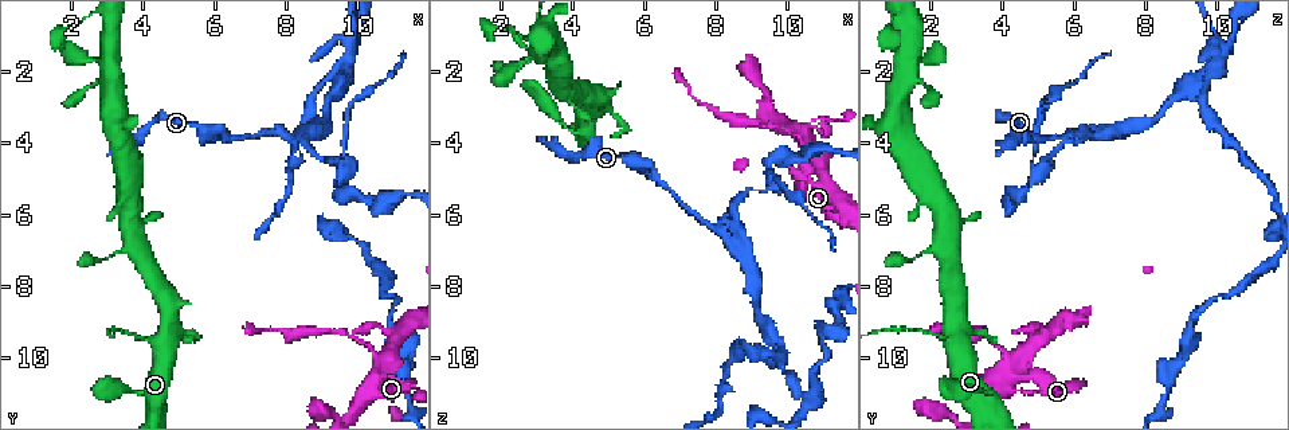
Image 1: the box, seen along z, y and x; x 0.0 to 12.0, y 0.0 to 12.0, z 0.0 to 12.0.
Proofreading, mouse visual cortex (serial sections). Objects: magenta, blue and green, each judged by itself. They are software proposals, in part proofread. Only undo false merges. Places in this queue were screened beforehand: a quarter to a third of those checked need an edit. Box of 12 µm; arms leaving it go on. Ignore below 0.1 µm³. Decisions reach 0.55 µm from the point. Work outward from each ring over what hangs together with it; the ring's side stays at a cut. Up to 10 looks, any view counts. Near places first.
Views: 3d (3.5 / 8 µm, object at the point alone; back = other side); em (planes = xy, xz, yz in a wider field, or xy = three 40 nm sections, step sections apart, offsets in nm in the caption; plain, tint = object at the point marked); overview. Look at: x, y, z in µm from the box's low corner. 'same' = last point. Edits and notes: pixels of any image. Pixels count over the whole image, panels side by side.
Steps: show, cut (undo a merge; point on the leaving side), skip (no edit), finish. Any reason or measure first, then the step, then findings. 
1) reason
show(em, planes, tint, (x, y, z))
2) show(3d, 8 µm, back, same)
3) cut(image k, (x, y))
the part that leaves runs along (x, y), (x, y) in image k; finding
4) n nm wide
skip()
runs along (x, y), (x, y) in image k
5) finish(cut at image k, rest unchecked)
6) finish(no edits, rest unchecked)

thick turns thin
show(3d, 3.5 µm, (10.3, 9.6, 3.8))

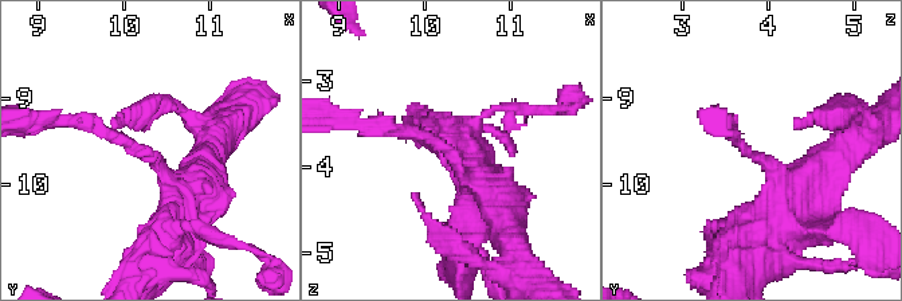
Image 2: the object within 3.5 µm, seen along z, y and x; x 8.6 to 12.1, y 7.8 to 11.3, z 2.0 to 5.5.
arms of 150, 450 nm; need the tissue
show(em, planes, tint, (10.30, 9.70, 3.90))

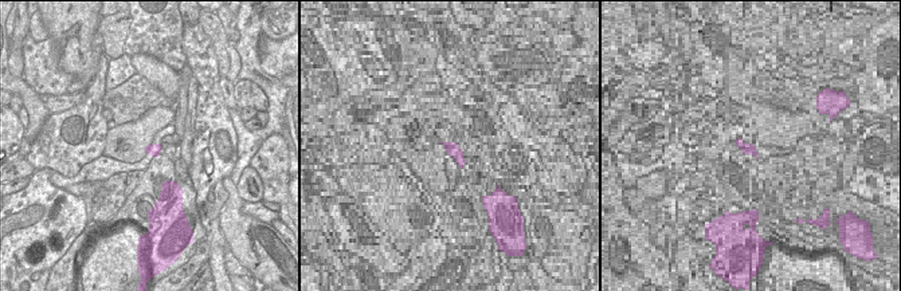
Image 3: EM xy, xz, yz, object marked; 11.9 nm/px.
cut(image 2, (109, 133))
the part that leaves runs along (141, 152), (79, 118), (38, 118) in image 2; two cells meet here

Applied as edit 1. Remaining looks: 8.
sudden change in width
show(3d, 3.5 µm, (3.8, 9.4, 2.2))

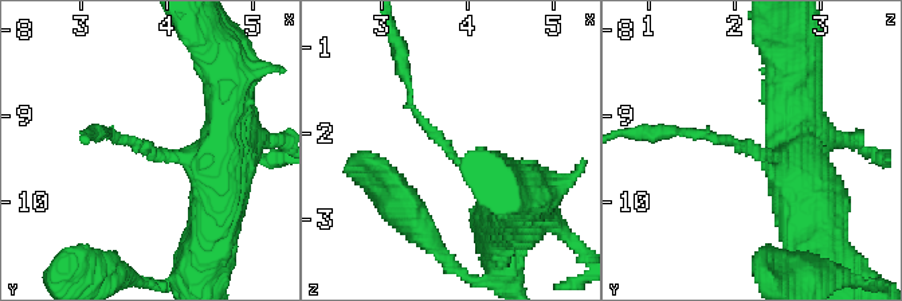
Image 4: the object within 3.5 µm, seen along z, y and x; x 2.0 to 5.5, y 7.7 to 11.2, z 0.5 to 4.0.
arms of 100, 350 nm; now the EM
show(em, xy, step 1, tint, (3.75, 9.35, 2.15))

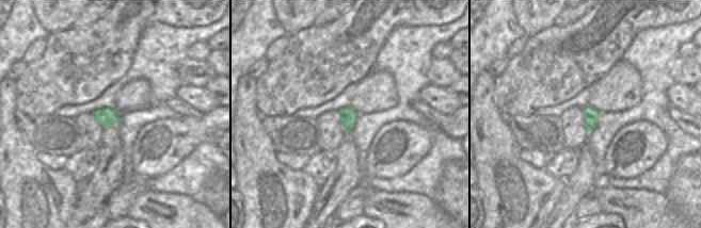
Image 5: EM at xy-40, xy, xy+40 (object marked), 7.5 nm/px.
skip()
runs along (522, 200), (453, 155), (415, 114), (403, 75) in image 4; continuous, no second cell

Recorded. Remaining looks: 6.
three-way junction
show(3d, 3.5 µm, (8.0, 3.7, 6.4))

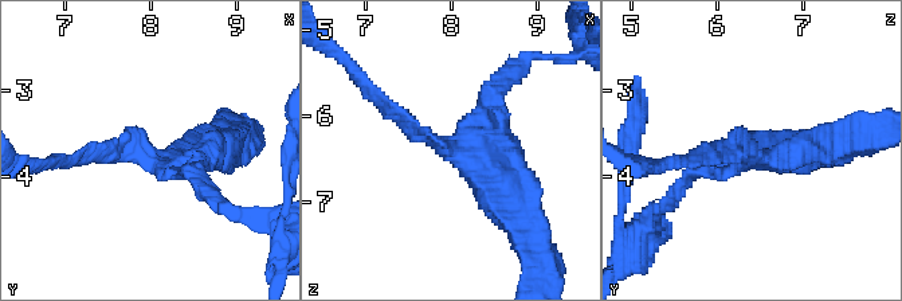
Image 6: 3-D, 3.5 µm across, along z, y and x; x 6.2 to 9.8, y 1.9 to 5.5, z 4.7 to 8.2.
now the EM
show(em, xy, step 3, tint, (7.90, 3.70, 6.30))

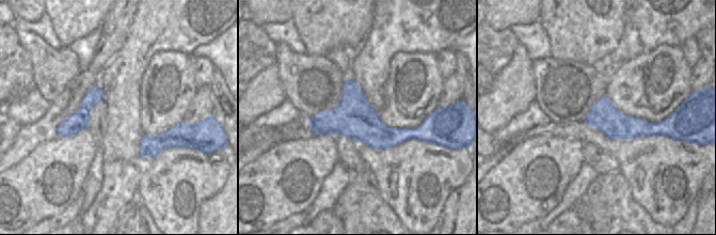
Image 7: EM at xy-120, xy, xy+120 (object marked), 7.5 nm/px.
arms of 150, 200, 250 nm
skip()
runs along (368, 90), (504, 210) in image 6; all the same cell

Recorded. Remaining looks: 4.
arms run side by side
show(3d, 3.5 µm, (9.8, 1.6, 10.1))

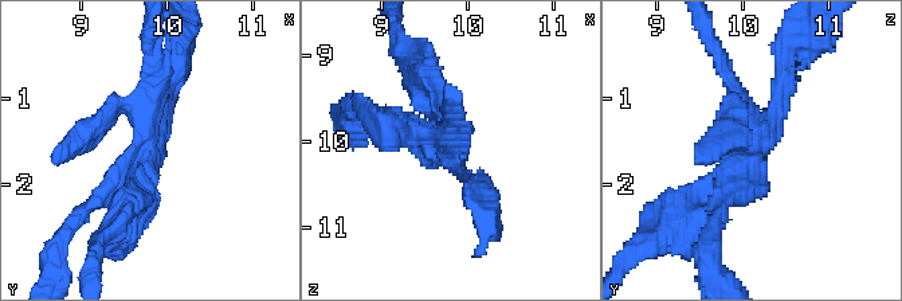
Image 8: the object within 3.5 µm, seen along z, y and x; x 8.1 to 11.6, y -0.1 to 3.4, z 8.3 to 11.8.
need the tissue
show(em, xy, step 2, tint, (9.80, 1.65, 10.10))

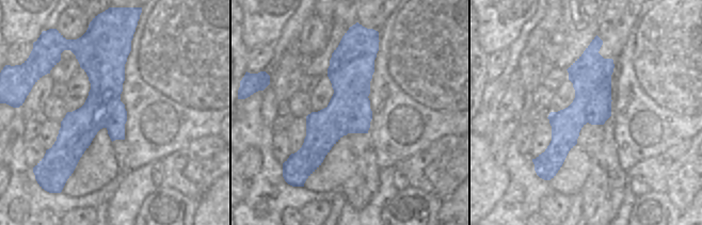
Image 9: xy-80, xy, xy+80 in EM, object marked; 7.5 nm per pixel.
cut(image 8, (145, 89))
the part that leaves runs along (146, 155), (69, 225), (57, 246) in image 8; two cells meet here

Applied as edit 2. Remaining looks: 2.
finish(cut at image 2, cut at image 8, rest unchecked)

